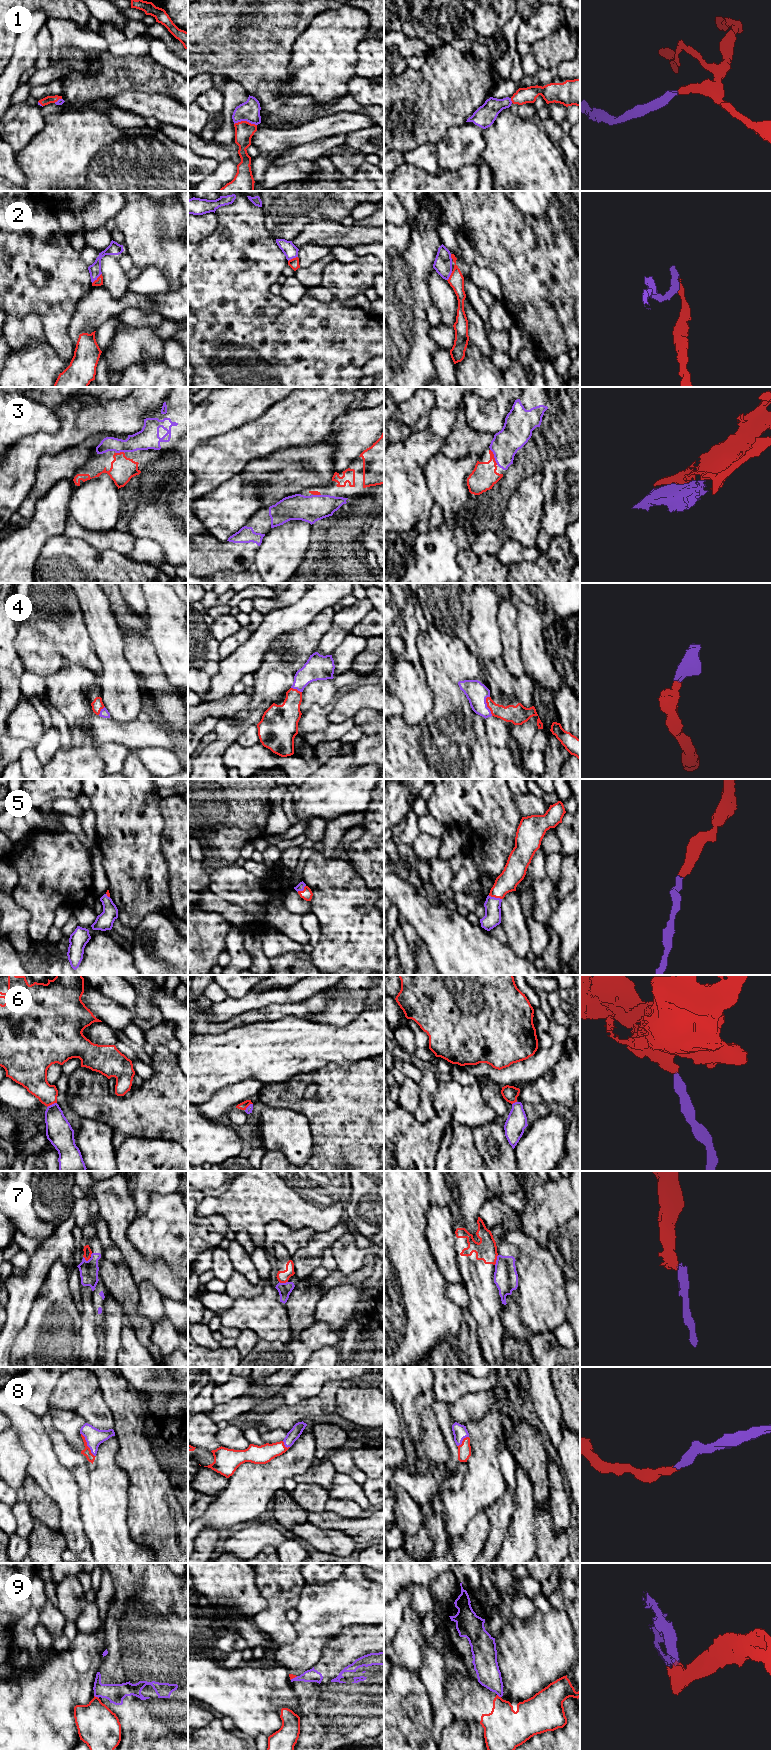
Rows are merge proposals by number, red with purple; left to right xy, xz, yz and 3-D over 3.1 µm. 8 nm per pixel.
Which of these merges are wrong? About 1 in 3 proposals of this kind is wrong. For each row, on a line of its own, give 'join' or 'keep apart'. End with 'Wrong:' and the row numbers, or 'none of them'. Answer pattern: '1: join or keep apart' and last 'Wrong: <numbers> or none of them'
1: join
2: join
3: join
4: join
5: join
6: join
7: keep apart
8: join
9: keep apart
Wrong: 7, 9

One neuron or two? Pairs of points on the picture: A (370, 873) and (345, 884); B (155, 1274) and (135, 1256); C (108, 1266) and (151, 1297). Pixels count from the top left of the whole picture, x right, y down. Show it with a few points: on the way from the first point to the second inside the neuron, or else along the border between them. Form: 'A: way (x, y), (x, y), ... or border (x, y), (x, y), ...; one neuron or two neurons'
A: border (354, 869), (373, 890); two neurons
B: way (150, 1271), (140, 1261); one neuron
C: border (139, 1285), (139, 1305), (136, 1311); two neurons

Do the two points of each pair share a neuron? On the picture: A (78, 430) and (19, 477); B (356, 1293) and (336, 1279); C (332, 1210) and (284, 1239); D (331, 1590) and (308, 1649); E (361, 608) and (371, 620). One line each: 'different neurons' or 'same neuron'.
A: same neuron
B: different neurons
C: different neurons
D: same neuron
E: different neurons

